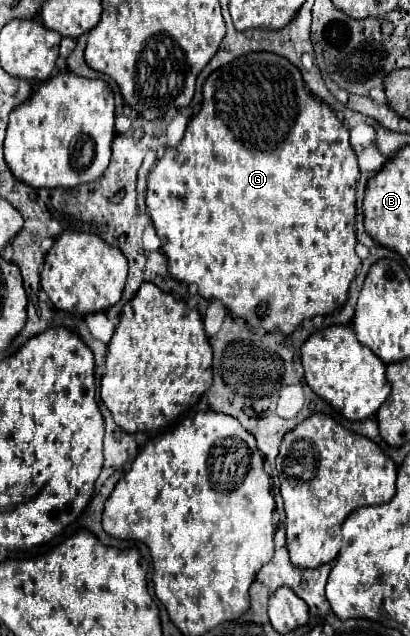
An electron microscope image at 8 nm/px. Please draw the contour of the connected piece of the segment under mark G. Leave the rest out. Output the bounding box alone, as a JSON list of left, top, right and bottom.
[146,52,362,336]

